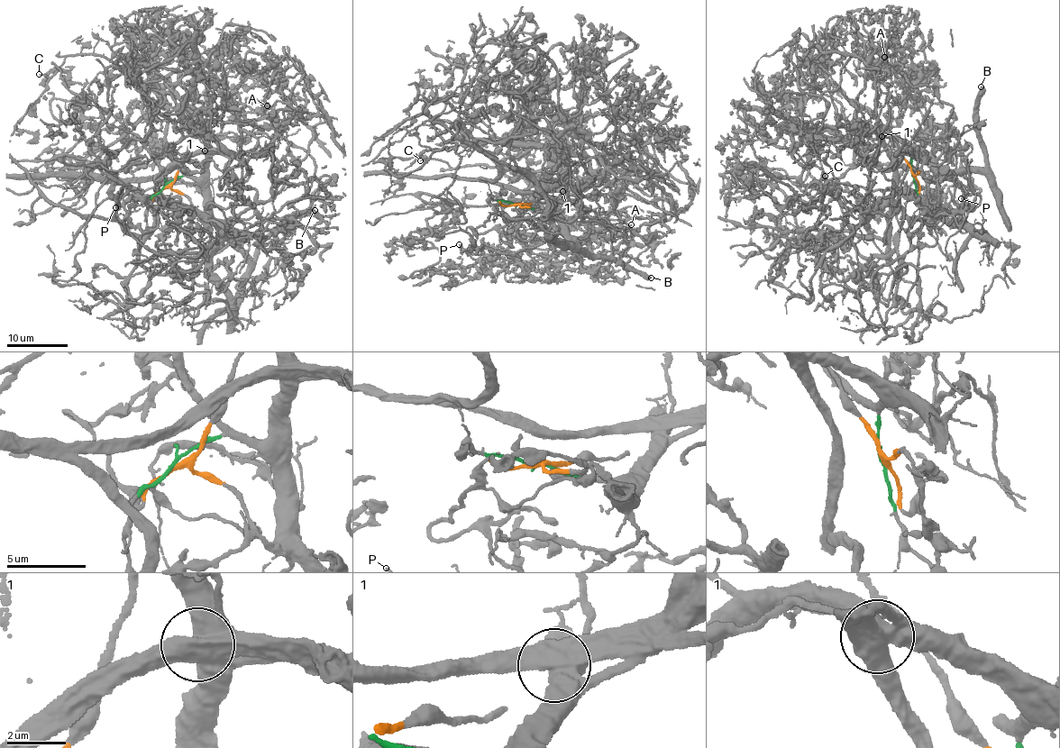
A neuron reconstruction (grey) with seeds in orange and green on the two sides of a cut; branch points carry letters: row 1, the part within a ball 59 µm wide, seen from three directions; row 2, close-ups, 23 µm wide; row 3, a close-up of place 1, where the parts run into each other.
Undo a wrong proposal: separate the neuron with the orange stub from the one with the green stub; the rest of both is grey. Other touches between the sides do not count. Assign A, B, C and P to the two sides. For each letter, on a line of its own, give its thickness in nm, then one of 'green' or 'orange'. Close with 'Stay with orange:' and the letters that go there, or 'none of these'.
A: calibre 110 nm; orange
B: calibre 480 nm; green
C: calibre 120 nm; green
P: calibre 140 nm; green
Stay with orange: A

